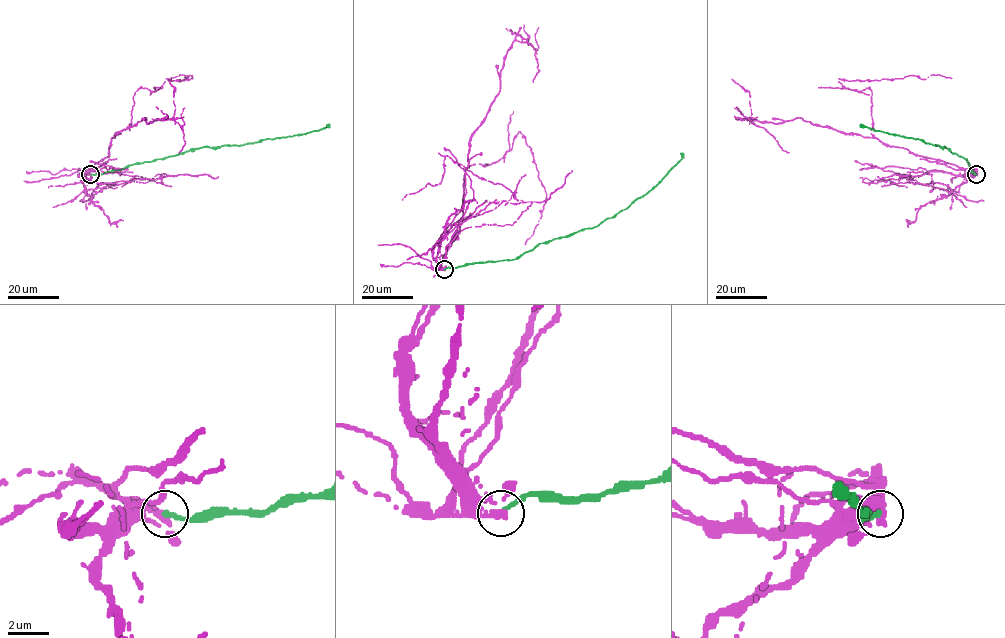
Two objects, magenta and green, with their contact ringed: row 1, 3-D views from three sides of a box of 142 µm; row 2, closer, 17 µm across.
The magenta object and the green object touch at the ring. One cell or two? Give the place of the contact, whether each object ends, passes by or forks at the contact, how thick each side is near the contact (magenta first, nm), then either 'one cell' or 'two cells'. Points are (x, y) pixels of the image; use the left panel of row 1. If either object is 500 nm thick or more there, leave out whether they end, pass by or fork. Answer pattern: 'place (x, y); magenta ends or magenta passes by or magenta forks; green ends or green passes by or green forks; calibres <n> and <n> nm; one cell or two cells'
place (90, 174); magenta ends; green ends; calibres 400 and 280 nm; two cells

